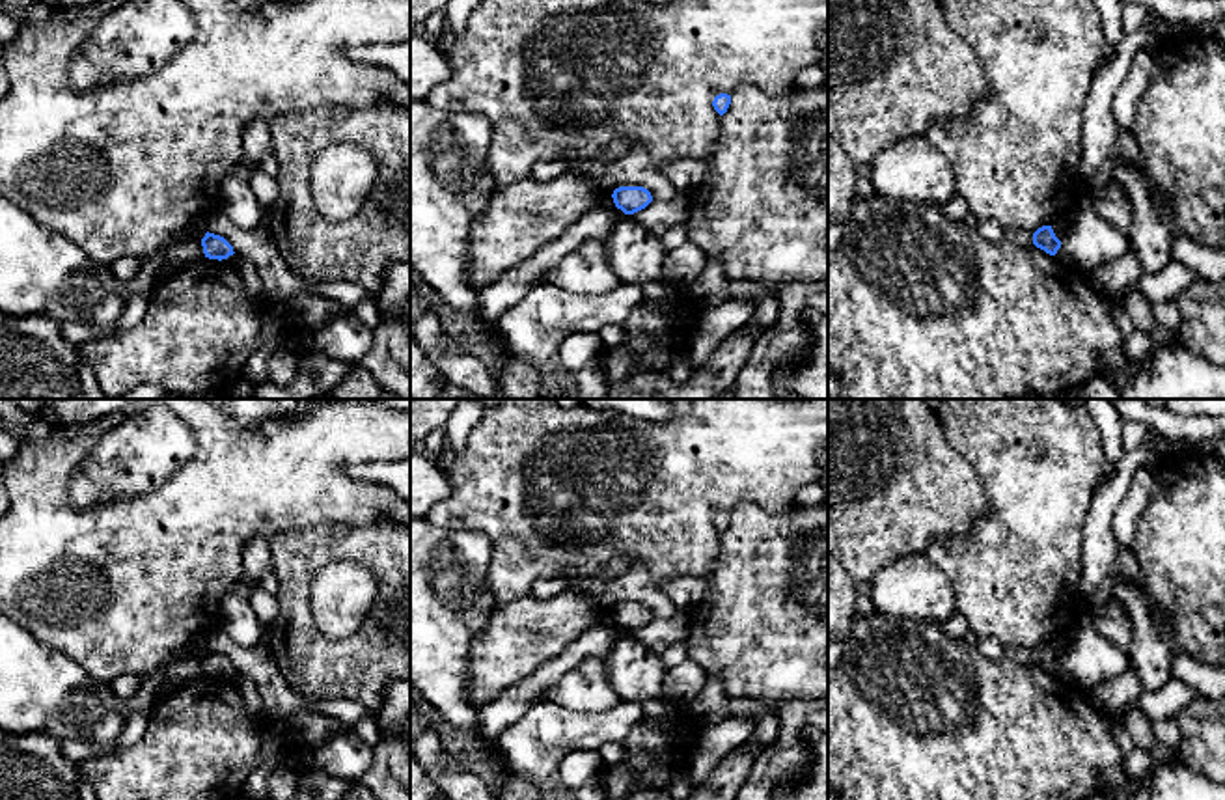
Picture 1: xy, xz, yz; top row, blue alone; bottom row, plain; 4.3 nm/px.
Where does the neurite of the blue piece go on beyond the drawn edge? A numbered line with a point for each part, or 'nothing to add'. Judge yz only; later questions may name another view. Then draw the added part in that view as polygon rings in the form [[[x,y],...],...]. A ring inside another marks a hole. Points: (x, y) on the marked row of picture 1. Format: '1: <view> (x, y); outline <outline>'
nothing to add

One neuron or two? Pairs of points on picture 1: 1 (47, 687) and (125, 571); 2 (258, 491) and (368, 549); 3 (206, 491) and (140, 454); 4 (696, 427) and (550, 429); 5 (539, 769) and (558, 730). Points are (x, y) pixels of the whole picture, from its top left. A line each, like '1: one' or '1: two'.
1: two
2: two
3: two
4: one
5: one

